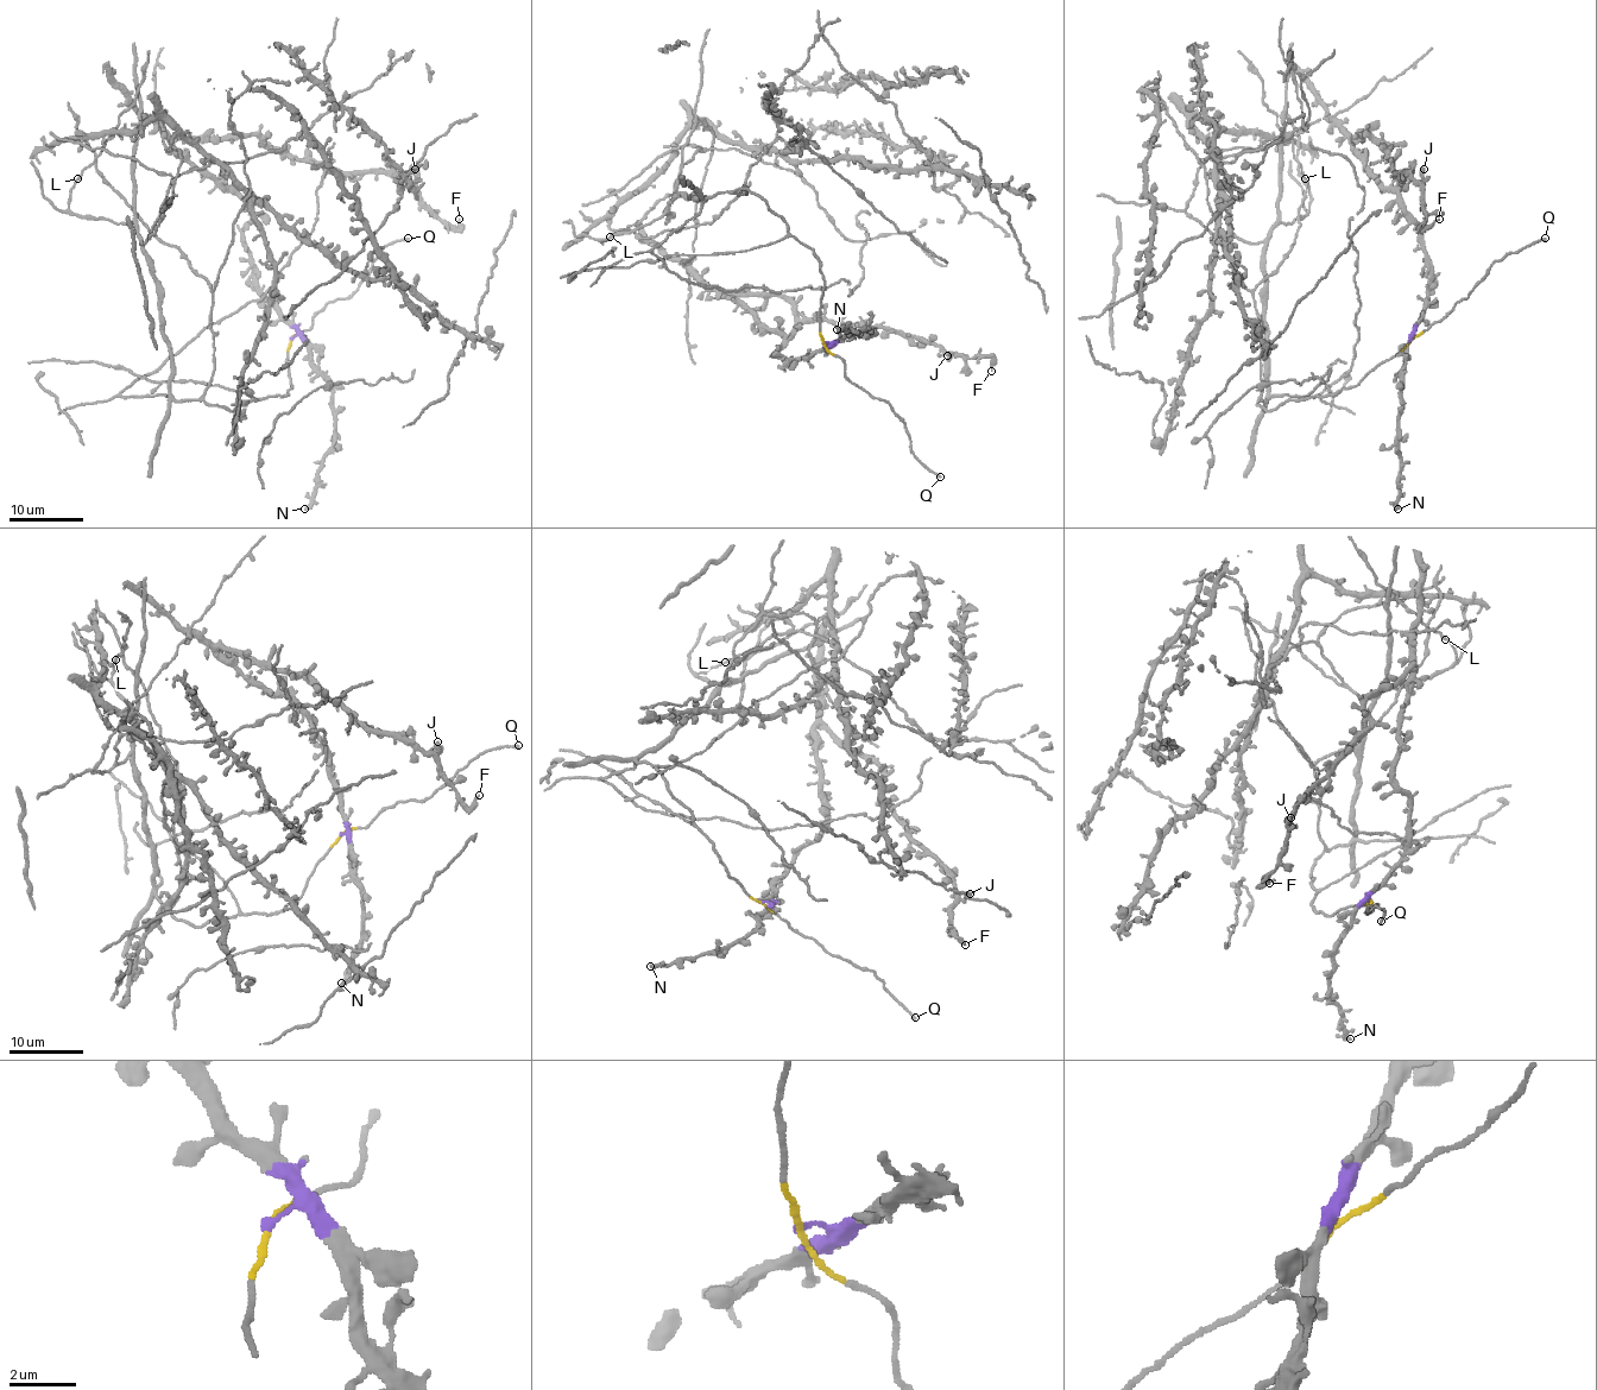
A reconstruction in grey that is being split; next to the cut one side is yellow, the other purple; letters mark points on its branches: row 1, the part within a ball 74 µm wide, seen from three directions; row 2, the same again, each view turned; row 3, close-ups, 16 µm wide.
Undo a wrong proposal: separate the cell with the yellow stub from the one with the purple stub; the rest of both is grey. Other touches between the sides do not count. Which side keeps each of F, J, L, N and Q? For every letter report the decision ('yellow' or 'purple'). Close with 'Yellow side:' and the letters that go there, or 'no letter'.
F: purple
J: purple
L: yellow
N: purple
Q: yellow
Yellow side: L, Q

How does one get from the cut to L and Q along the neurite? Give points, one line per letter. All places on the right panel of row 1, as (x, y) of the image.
L: (1412, 339), (1356, 385), (1269, 411), (1257, 405), (1267, 395), (1267, 240), (1307, 213), (1304, 179)
Q: (1412, 339), (1443, 320), (1458, 302), (1466, 298), (1493, 263), (1545, 239)

